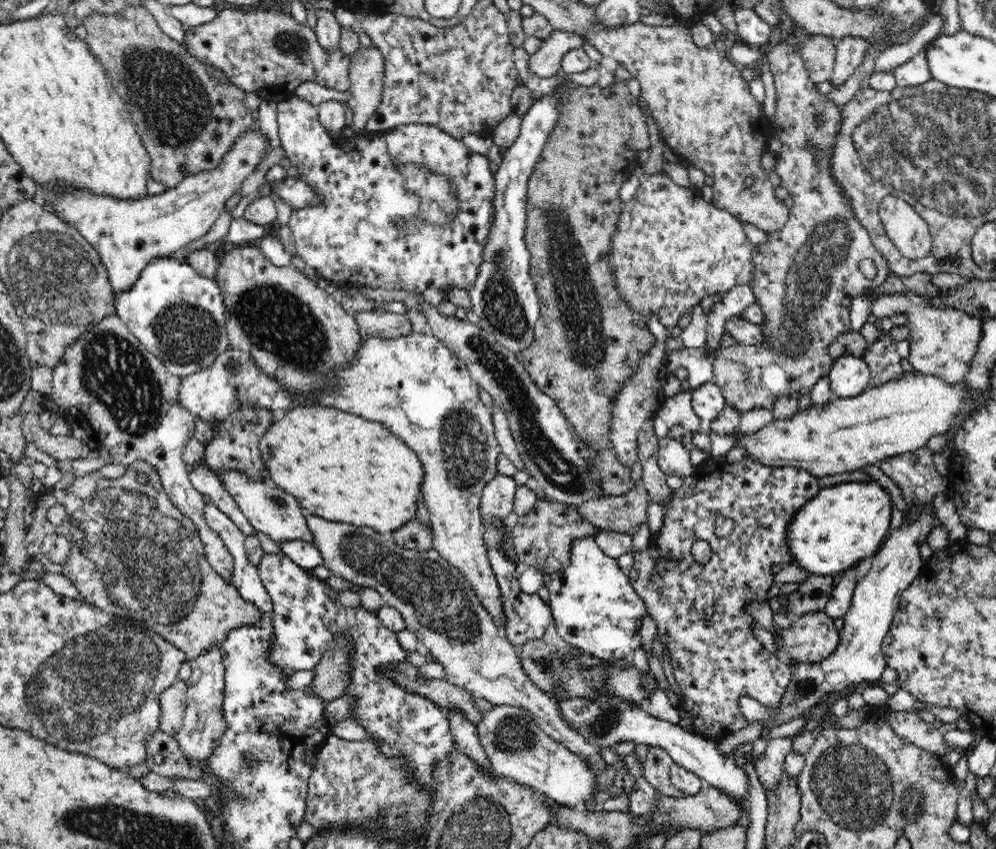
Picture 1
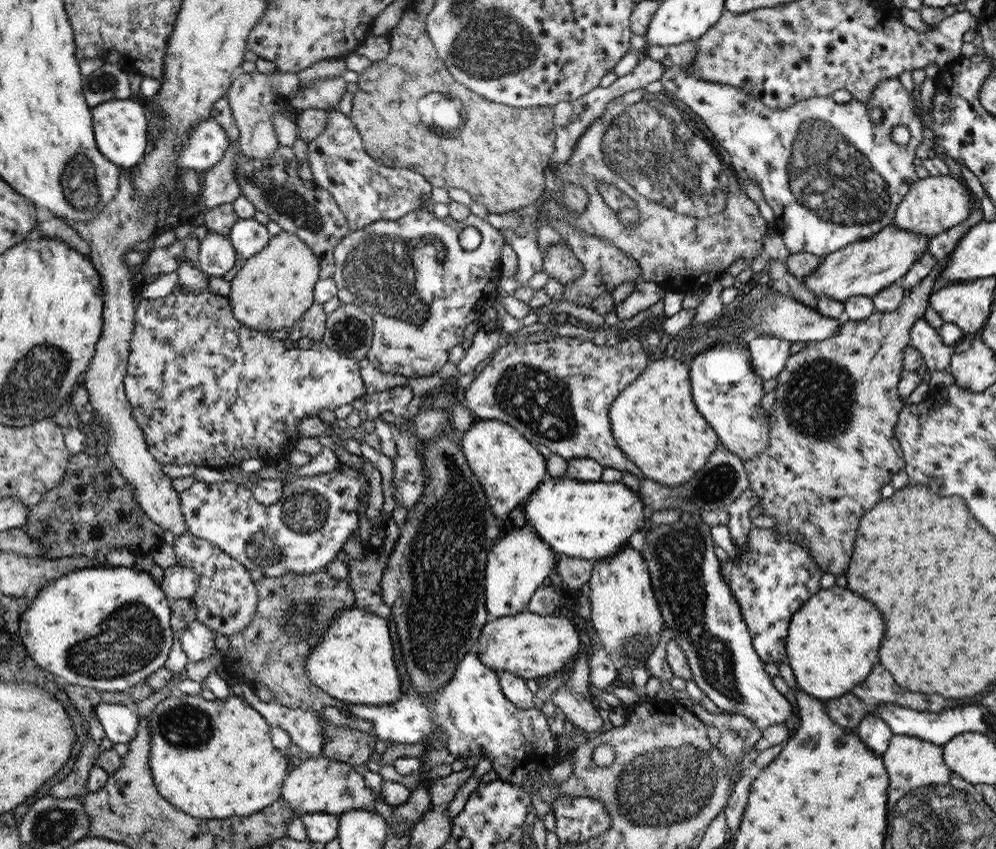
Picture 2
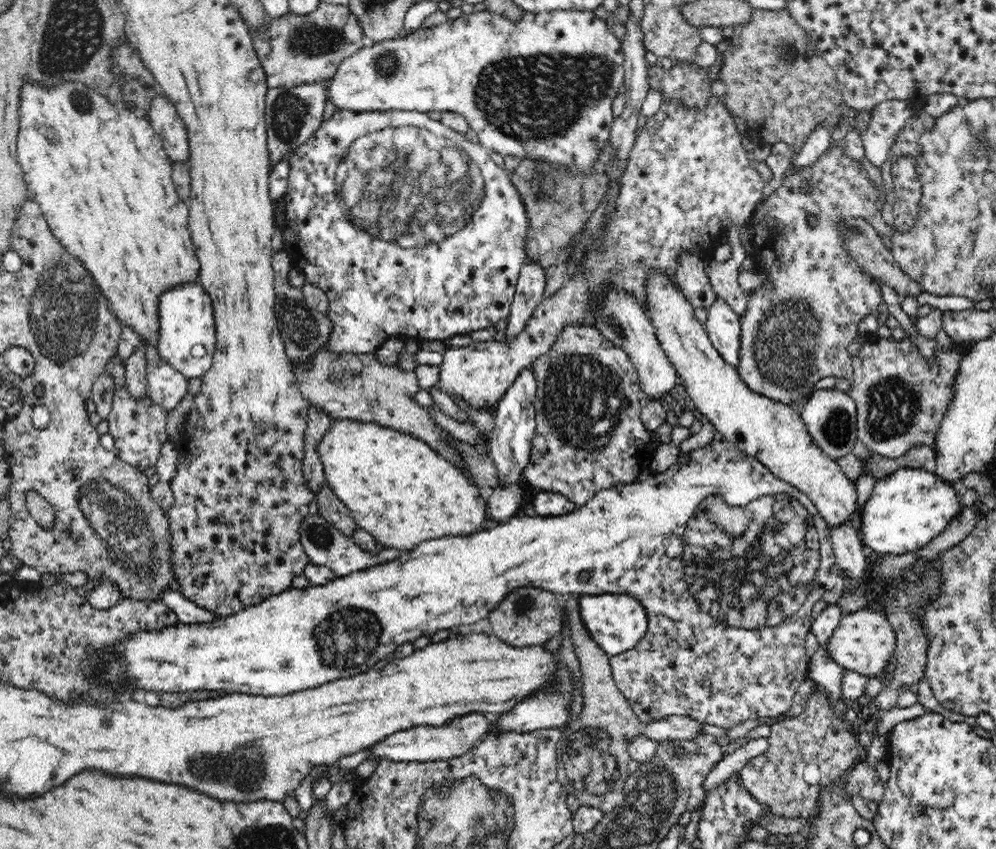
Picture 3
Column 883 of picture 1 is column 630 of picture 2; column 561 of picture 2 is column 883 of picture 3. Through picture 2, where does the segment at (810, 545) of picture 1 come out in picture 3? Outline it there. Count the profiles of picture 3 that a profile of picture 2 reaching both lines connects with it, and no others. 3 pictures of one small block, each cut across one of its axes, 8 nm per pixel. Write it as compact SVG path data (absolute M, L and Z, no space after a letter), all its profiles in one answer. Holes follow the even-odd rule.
M900 467L892 474L884 475L874 483L870 498L861 508L861 524L859 534L861 544L865 550L874 554L896 554L902 555L914 550L924 548L940 536L940 532L944 532L946 524L952 518L958 518L958 514L962 512L962 504L958 501L958 489L952 483L948 483L934 471L925 468Z

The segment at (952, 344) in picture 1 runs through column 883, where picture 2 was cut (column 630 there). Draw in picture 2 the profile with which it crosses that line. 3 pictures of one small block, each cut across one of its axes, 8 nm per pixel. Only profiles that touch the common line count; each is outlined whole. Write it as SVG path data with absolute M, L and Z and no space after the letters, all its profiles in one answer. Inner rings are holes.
M636 282L634 291L631 296L625 300L616 302L614 305L615 313L620 318L633 317L642 312L662 299L663 289L652 282Z

